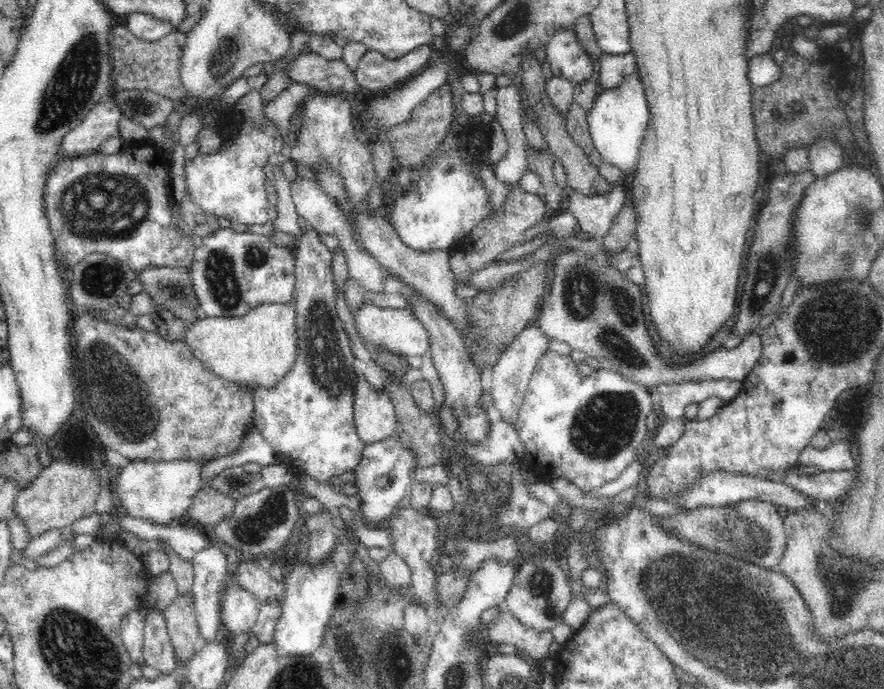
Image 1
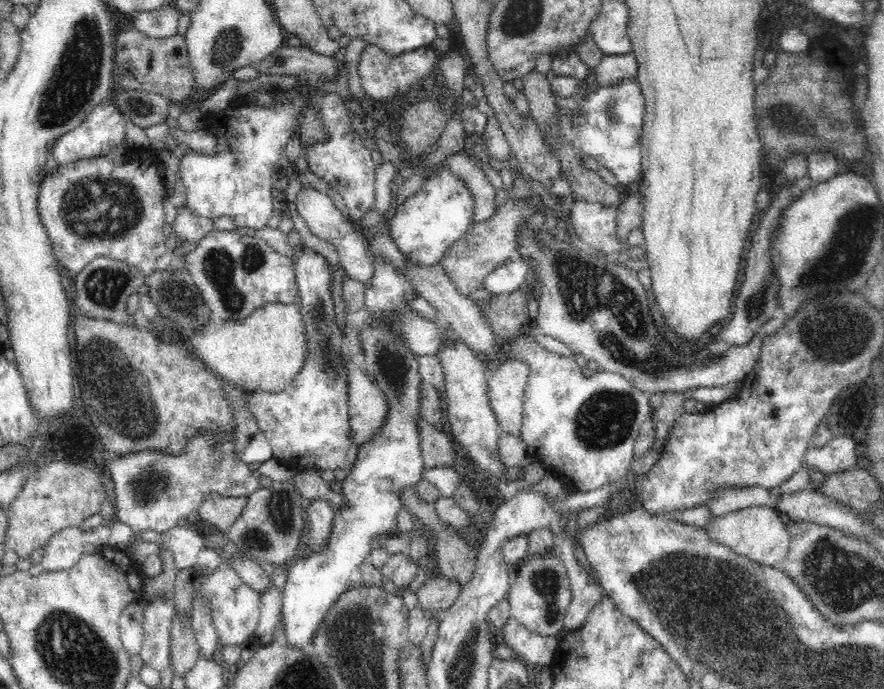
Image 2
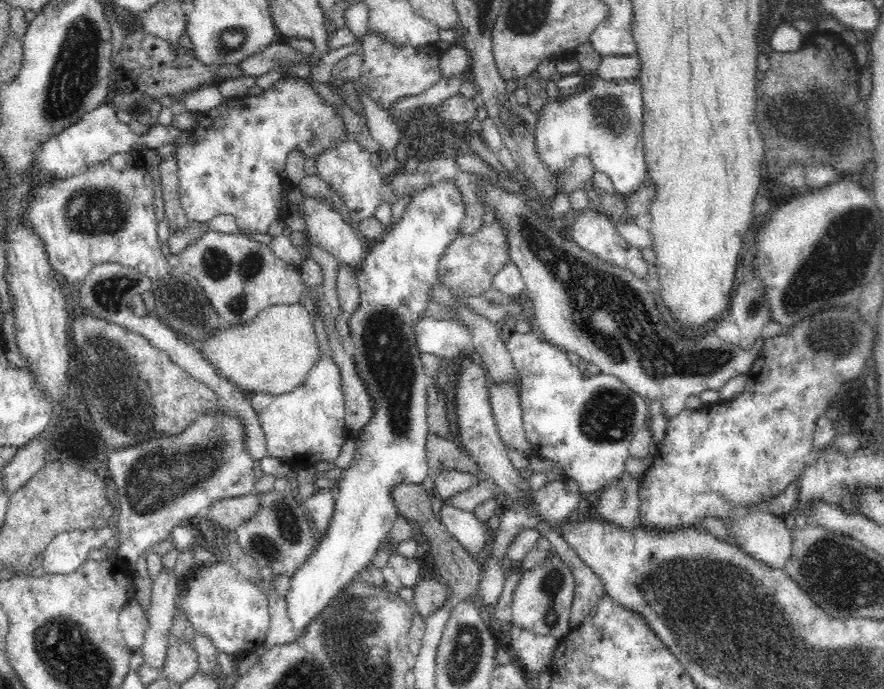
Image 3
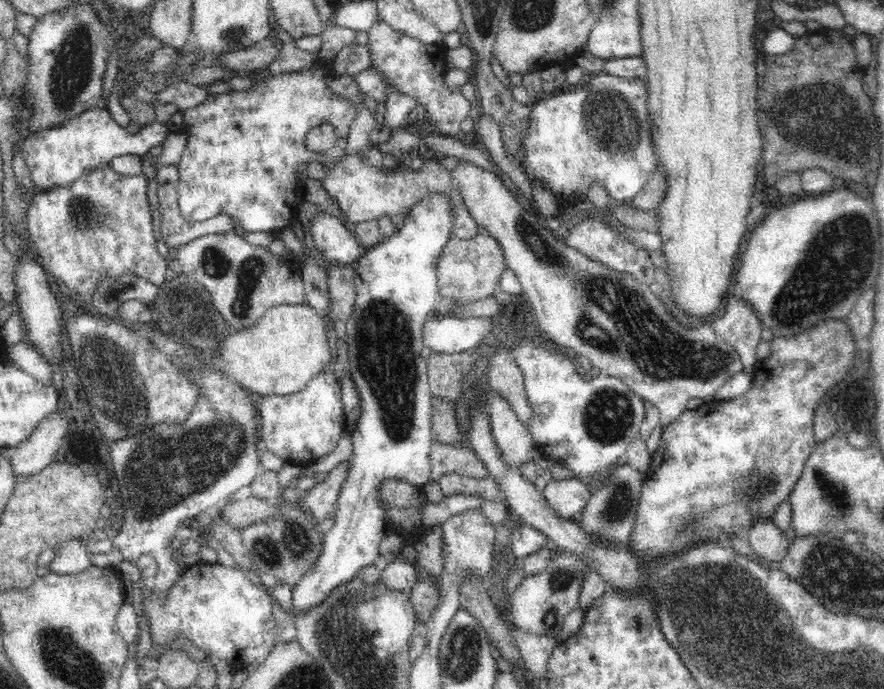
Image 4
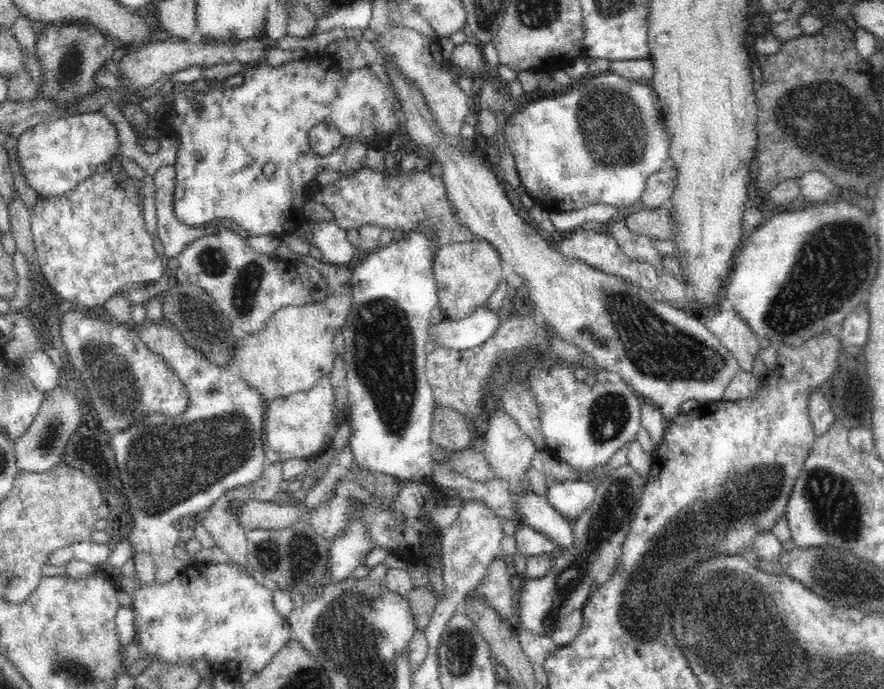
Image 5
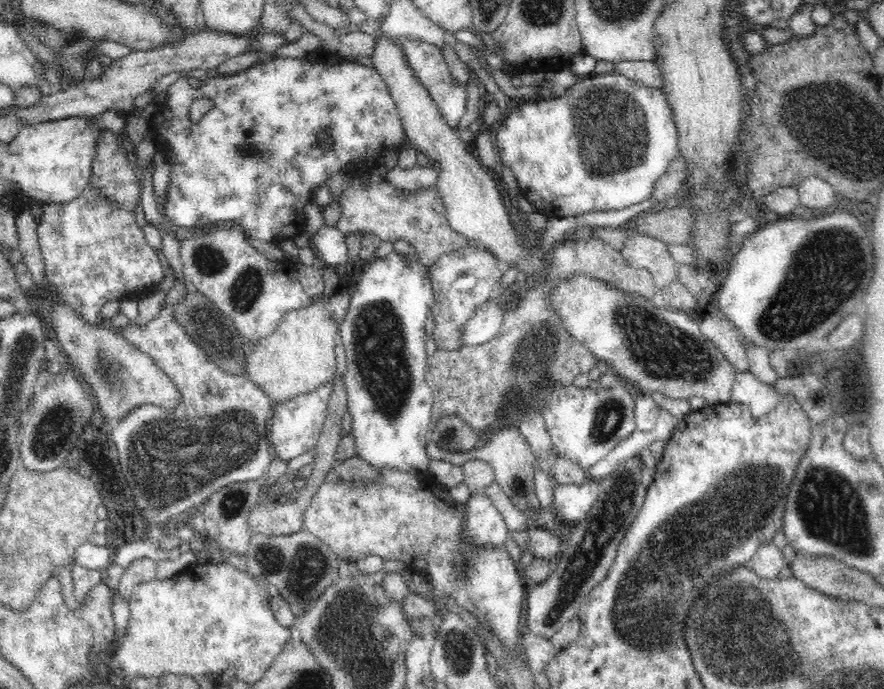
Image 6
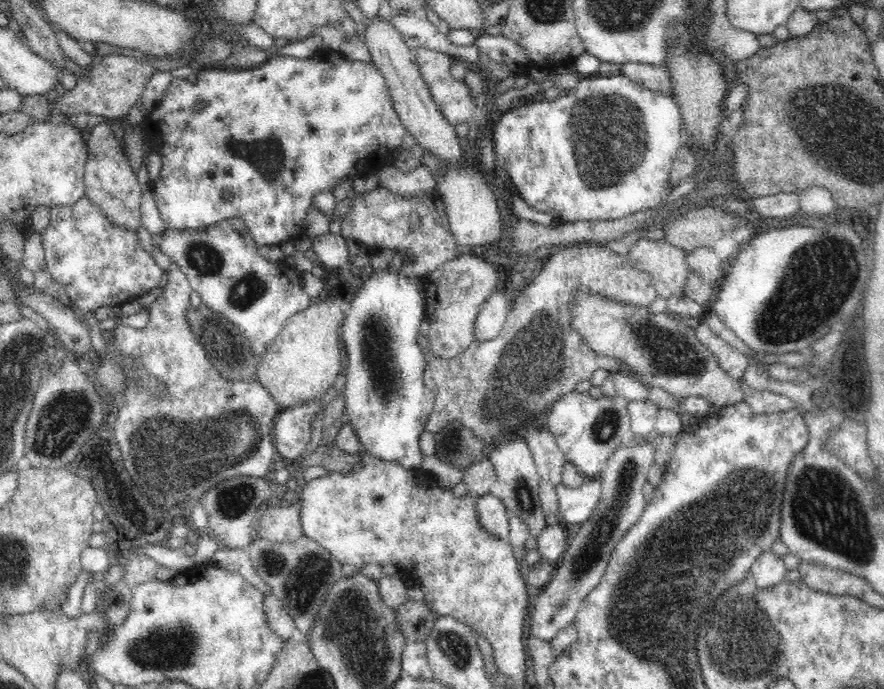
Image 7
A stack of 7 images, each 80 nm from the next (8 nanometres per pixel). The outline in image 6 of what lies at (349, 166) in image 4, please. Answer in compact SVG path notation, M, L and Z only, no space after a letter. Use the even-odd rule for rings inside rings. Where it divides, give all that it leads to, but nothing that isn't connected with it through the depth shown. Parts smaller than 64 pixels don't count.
M356 178L346 192L336 198L342 204L342 216L337 229L342 234L374 235L380 241L404 240L419 253L419 260L429 269L442 254L464 248L470 242L448 224L445 204L437 185L418 190L400 190L390 186L390 192L372 192L380 190L380 182L368 182L366 186Z

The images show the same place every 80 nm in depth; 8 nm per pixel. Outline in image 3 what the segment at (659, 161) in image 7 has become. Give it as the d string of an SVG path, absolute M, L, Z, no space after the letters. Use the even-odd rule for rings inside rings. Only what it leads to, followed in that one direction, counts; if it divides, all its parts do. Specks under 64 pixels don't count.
M600 77L592 80L592 84L576 94L561 95L558 102L546 102L539 113L535 113L535 145L540 160L549 166L550 172L560 176L569 170L572 162L578 158L589 159L595 172L604 172L610 177L617 194L626 198L636 192L647 178L645 170L643 132L643 89L639 80L621 81L606 80Z

